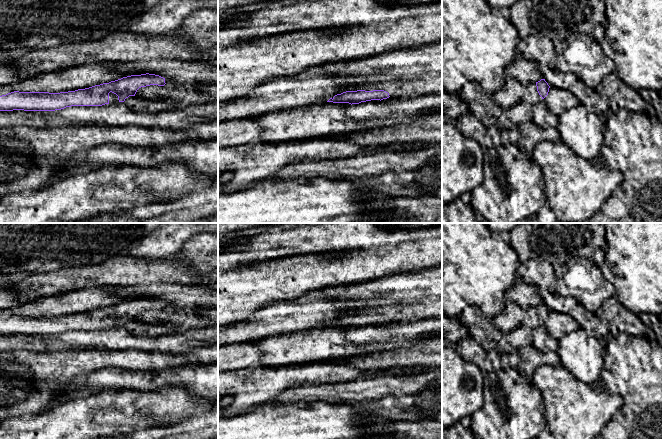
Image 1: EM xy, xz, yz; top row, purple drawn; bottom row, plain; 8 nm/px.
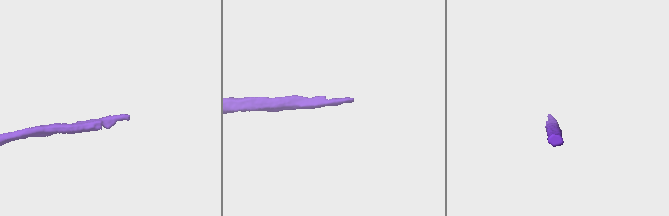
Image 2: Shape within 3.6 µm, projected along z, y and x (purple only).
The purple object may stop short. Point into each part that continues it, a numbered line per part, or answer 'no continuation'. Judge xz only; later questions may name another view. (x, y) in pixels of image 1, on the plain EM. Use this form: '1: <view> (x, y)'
1: xz (431, 306)

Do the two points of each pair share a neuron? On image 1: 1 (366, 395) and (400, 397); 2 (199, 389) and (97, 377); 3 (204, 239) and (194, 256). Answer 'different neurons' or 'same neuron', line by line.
1: same neuron
2: same neuron
3: same neuron

